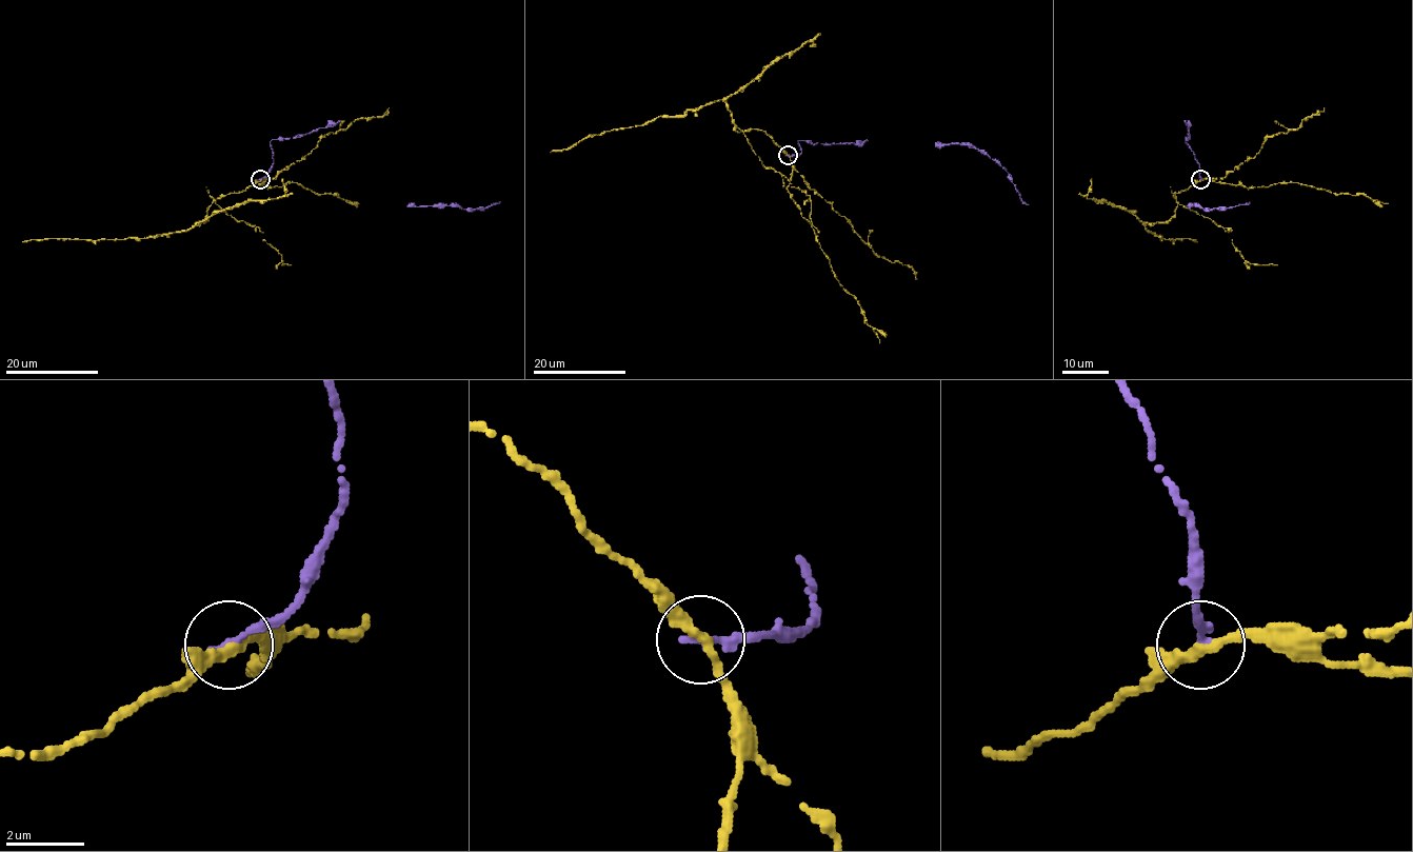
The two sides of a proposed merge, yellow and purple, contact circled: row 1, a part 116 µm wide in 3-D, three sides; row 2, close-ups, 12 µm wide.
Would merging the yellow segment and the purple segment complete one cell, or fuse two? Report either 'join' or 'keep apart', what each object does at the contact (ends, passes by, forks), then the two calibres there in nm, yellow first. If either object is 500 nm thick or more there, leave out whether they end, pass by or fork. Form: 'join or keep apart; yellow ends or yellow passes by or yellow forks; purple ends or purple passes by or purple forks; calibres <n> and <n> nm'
keep apart; yellow passes by; purple ends; calibres 280 and 240 nm

